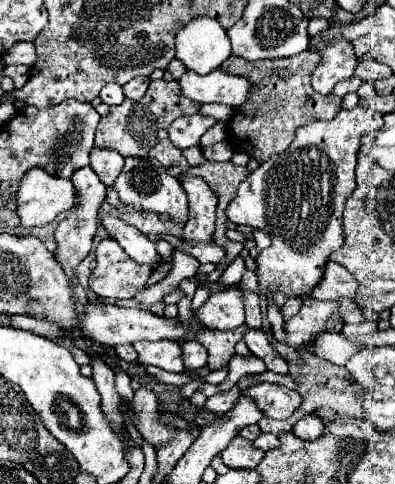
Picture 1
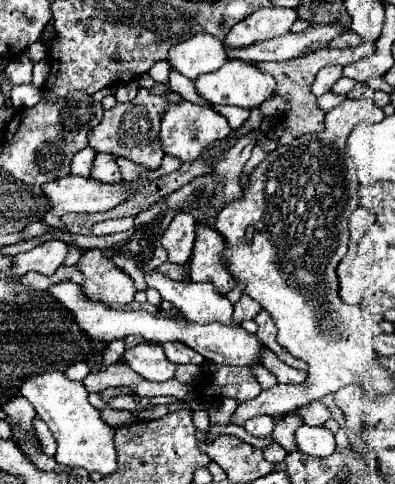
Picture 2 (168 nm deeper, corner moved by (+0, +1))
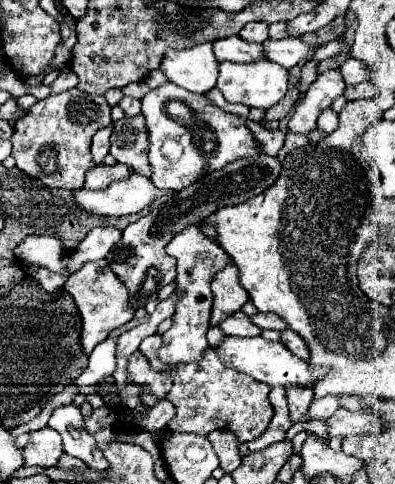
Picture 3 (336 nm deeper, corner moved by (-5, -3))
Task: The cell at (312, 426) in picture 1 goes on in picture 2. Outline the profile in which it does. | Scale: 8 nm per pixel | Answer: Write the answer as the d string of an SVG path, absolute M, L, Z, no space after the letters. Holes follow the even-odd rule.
M302 424L296 432L296 442L300 452L312 458L328 458L336 450L334 434L328 428L314 428L314 426Z

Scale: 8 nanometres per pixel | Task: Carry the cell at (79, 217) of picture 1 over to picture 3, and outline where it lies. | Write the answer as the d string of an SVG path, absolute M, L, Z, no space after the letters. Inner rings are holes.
M111 124L107 128L101 128L95 136L93 136L93 144L91 144L91 156L95 166L99 166L103 162L103 158L109 154L109 134L111 134Z

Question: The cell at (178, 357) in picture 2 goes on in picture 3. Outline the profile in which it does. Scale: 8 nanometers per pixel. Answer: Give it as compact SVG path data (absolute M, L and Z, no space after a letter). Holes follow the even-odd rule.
M187 226L185 230L175 234L165 251L177 260L177 290L183 294L173 314L173 326L163 334L159 358L169 364L189 364L201 360L201 356L209 348L205 338L205 332L209 328L211 302L213 302L209 284L213 274L231 260L227 252L223 252L223 248L219 248L217 244L213 244L209 238L203 236L199 226Z

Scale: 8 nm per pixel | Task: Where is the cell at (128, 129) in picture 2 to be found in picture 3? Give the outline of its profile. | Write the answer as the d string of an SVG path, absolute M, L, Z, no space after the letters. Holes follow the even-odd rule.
M125 116L113 122L113 136L111 136L111 154L117 162L127 164L137 174L149 178L149 136L145 130L145 118Z

